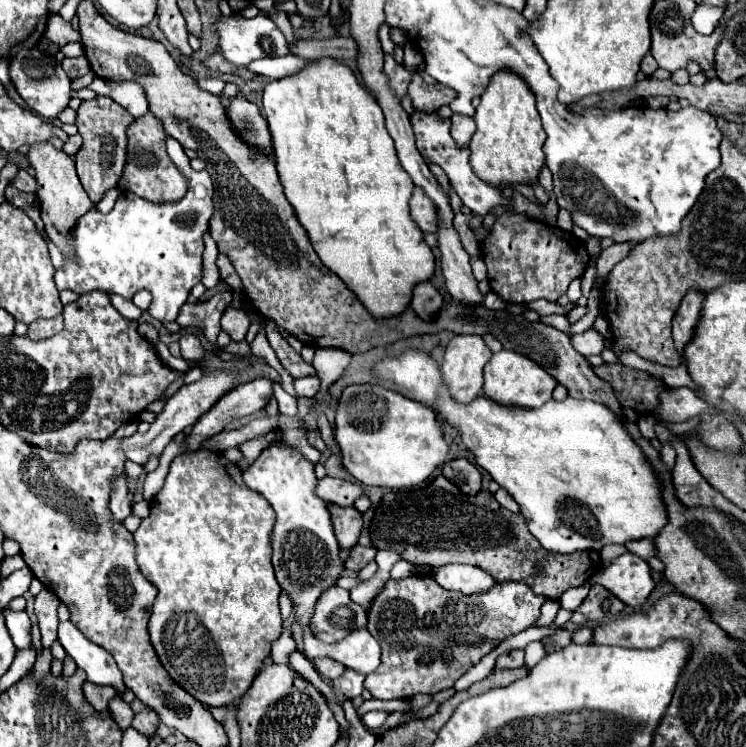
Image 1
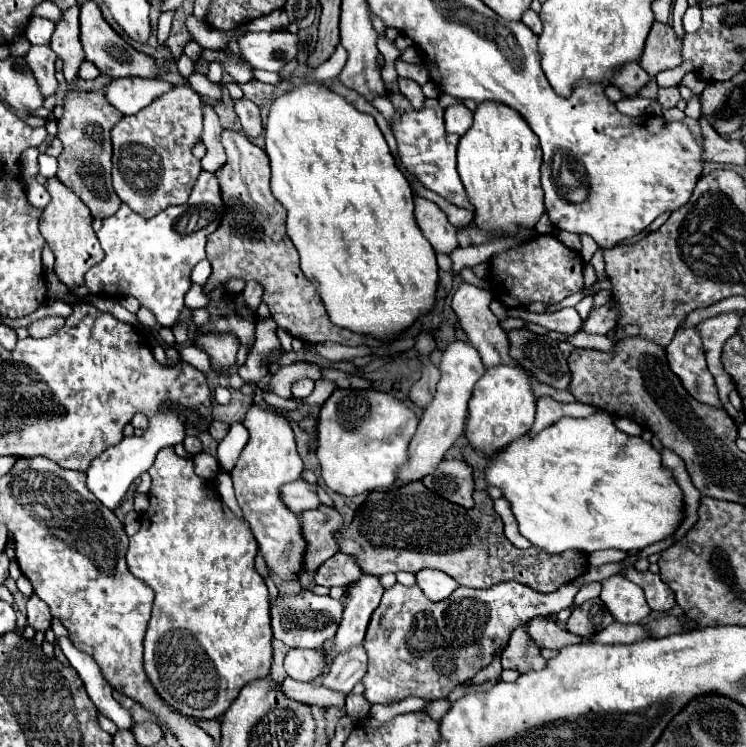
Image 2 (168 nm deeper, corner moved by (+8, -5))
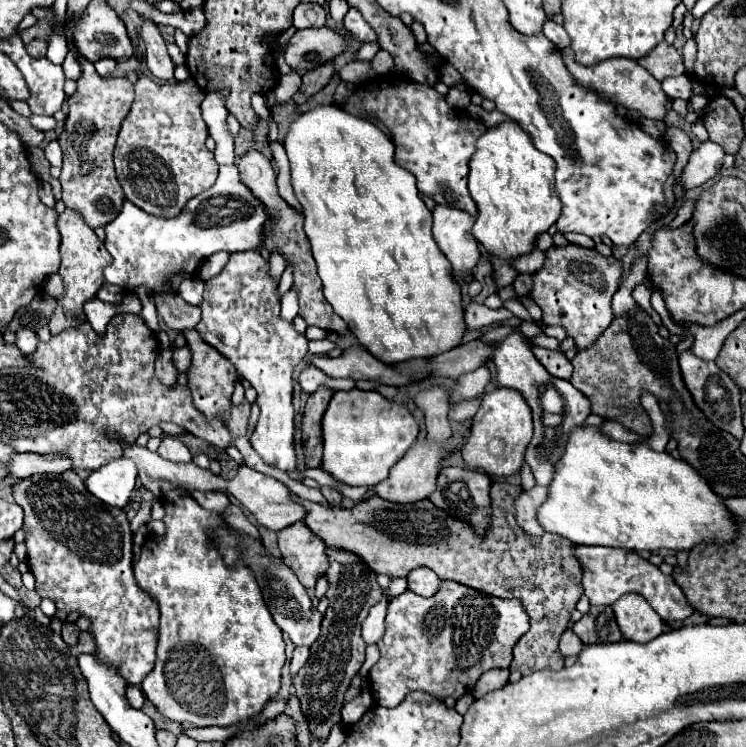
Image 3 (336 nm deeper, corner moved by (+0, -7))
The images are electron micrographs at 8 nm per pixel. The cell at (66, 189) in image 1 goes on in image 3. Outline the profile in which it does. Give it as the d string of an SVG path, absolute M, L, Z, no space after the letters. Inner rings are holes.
M66 209L58 217L58 231L62 235L62 243L60 243L62 265L60 265L58 273L66 285L66 295L58 299L58 309L54 311L54 315L48 321L48 329L52 335L58 335L60 331L64 331L68 327L78 327L80 323L86 321L86 317L82 313L82 305L86 301L90 301L96 295L96 291L102 287L102 283L104 283L102 271L104 271L104 267L108 267L112 263L112 255L106 251L104 243L96 237L94 229L90 229L84 223L84 217L80 217L80 213Z

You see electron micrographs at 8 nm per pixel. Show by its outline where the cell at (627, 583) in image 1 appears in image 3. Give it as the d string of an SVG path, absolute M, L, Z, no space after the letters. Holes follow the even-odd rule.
M626 593L612 605L612 609L618 627L628 641L648 643L664 631L660 615L638 593Z

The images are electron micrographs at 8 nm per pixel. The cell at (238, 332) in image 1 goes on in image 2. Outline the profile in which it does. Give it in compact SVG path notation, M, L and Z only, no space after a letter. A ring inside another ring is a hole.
M200 333L192 339L192 343L198 349L208 353L212 369L218 375L228 373L228 369L234 365L234 359L236 359L236 353L240 347L238 339L230 337L230 335L204 335L204 333Z

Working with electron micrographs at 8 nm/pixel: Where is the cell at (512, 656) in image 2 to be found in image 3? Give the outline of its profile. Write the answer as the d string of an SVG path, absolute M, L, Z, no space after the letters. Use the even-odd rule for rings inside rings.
M492 483L492 519L482 537L474 533L468 521L444 513L440 507L432 505L430 499L402 505L388 503L374 495L352 509L332 509L304 499L298 501L308 511L304 523L320 535L328 547L358 553L376 575L408 577L412 569L428 567L444 581L470 585L472 589L504 599L518 597L530 615L530 629L514 647L510 671L530 675L540 669L558 671L564 667L558 639L566 631L570 613L582 595L580 581L584 573L574 555L576 545L570 541L562 541L558 535L530 537L520 531L512 507L512 501L520 491L522 487L518 485Z

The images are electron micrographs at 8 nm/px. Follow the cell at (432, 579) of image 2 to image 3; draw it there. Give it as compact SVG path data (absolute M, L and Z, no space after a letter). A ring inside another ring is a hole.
M414 569L408 575L408 589L414 591L416 595L422 597L432 597L436 593L436 589L440 589L440 577L436 577L436 573L432 573L432 569Z

